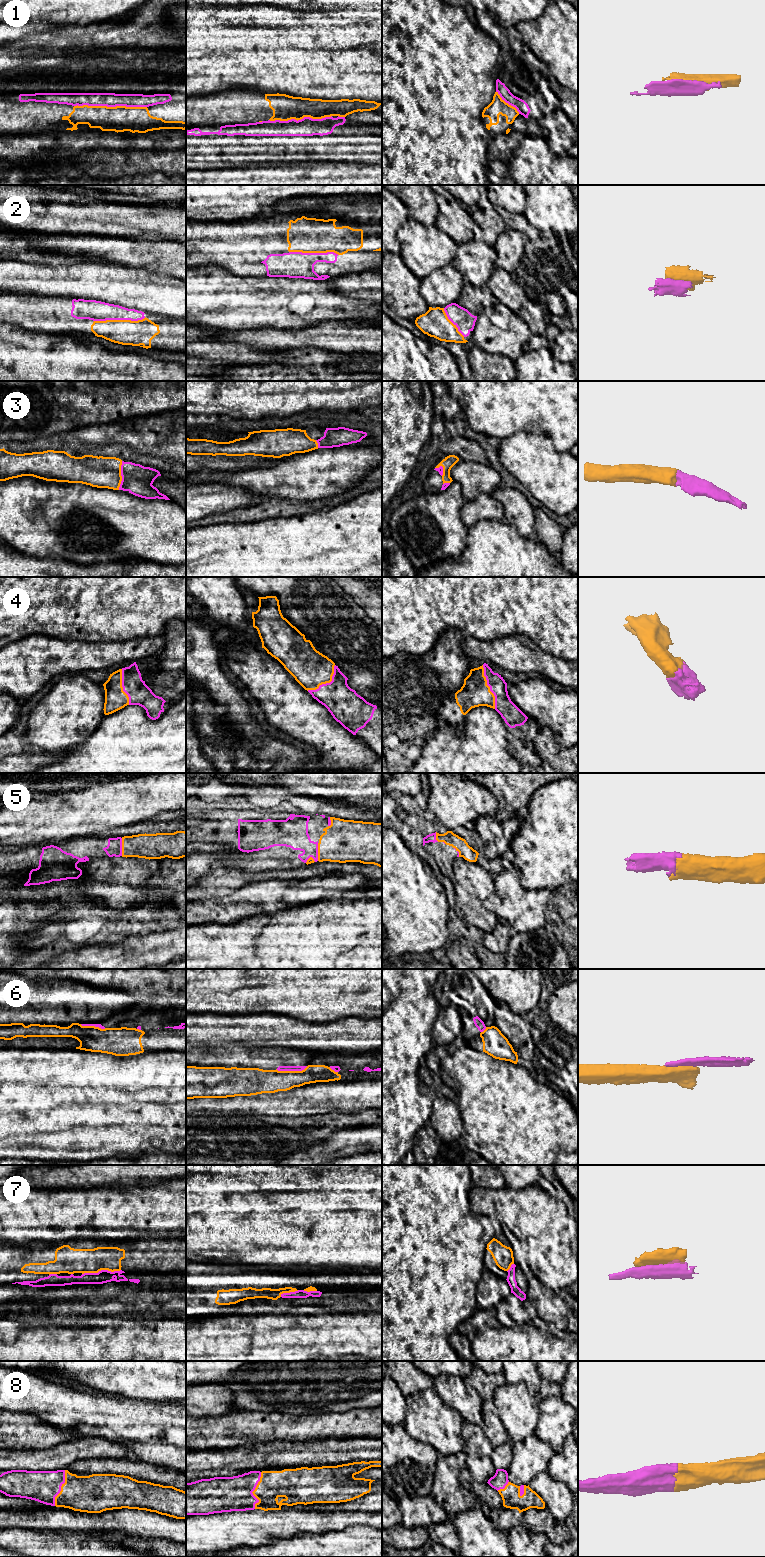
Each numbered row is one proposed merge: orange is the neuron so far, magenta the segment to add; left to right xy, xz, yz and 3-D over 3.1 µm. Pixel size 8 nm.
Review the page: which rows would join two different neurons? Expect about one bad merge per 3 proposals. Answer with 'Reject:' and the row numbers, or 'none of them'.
Reject: 1, 6, 7

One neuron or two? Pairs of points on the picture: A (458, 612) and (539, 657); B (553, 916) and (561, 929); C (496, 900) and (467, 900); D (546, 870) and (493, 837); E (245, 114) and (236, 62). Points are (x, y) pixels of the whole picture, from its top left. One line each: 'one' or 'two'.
A: two
B: one
C: two
D: two
E: two

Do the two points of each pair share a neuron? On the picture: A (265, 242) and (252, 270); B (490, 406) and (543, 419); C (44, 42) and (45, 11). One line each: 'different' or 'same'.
A: same
B: same
C: different

